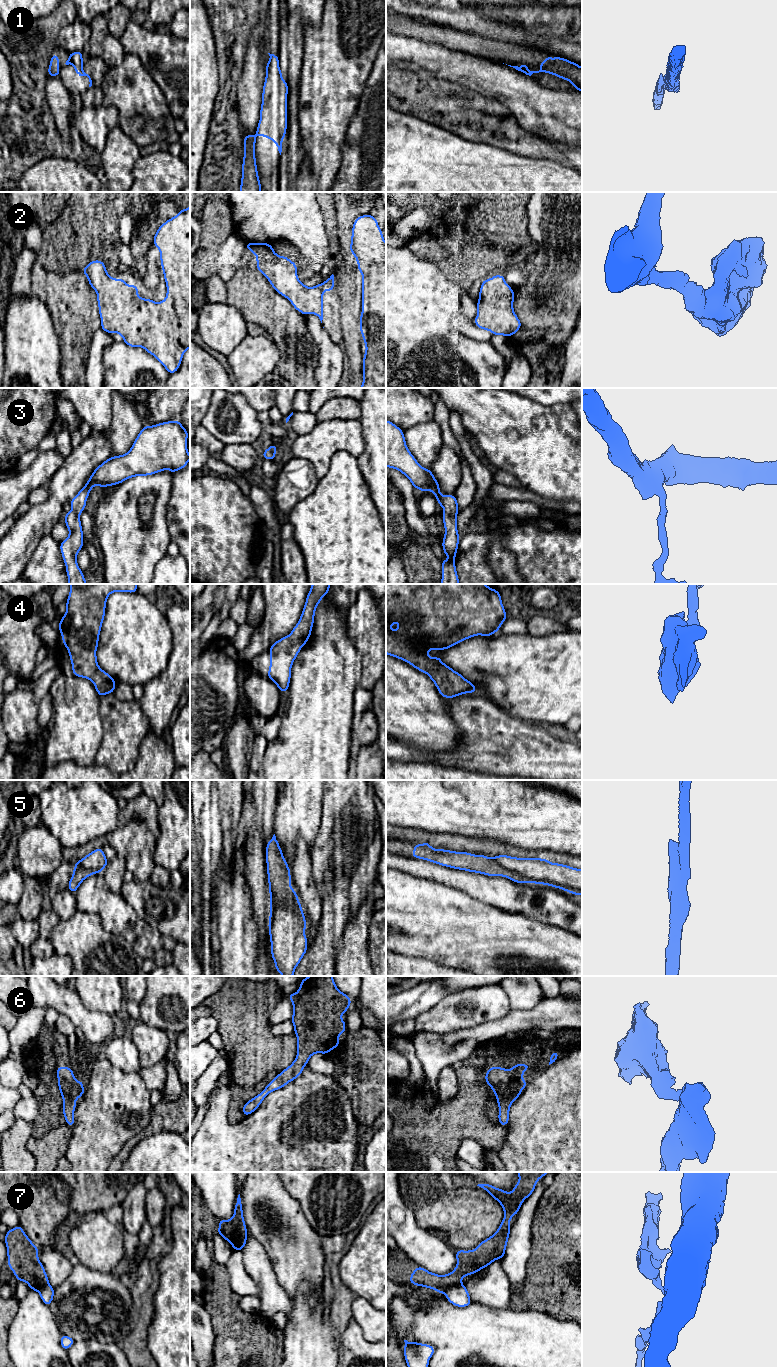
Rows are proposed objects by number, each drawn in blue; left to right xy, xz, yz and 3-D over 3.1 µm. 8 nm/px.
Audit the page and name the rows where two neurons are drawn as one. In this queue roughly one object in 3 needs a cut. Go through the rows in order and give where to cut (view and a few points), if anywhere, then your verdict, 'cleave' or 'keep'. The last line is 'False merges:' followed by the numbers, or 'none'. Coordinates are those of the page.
1: cut in yz along (520, 67), (532, 73); cleave
2: no cut; keep
3: no cut; keep
4: no cut; keep
5: cut in yz along (492, 858), (502, 866), (517, 872), (529, 881); cleave
6: no cut; keep
7: cut in xz along (246, 1233), (234, 1249); cleave
False merges: 1, 5, 7

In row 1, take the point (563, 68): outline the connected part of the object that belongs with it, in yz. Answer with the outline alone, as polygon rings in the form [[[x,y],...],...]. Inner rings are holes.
[[[547,55],[547,58],[539,64],[539,71],[529,71],[526,63],[523,63],[521,68],[523,71],[532,74],[545,72],[558,76],[563,80],[569,80],[577,91],[582,92],[582,67],[568,59],[557,56],[551,59],[550,56]]]

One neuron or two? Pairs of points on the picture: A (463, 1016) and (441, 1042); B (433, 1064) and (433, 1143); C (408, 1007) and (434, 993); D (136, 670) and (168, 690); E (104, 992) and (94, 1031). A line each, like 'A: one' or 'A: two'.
A: two
B: two
C: one
D: two
E: two

